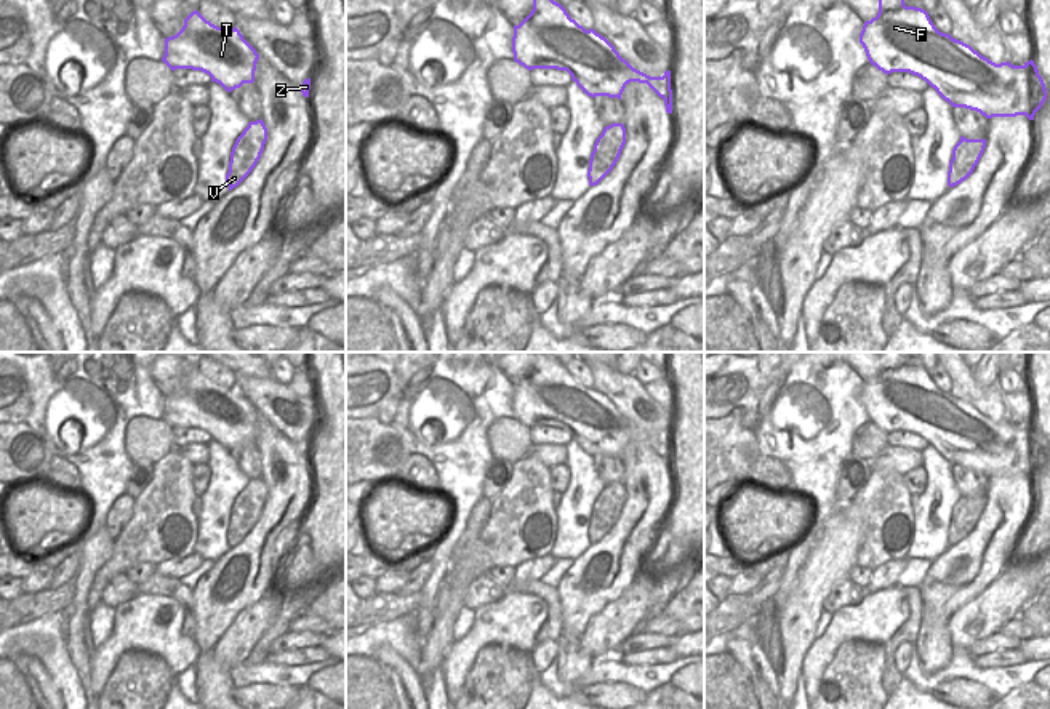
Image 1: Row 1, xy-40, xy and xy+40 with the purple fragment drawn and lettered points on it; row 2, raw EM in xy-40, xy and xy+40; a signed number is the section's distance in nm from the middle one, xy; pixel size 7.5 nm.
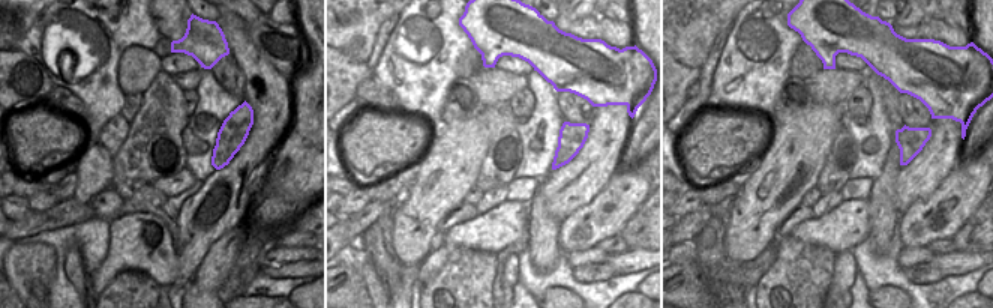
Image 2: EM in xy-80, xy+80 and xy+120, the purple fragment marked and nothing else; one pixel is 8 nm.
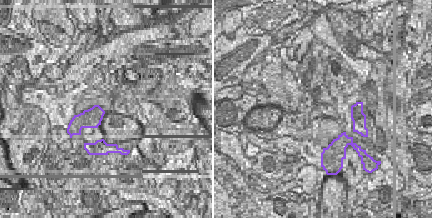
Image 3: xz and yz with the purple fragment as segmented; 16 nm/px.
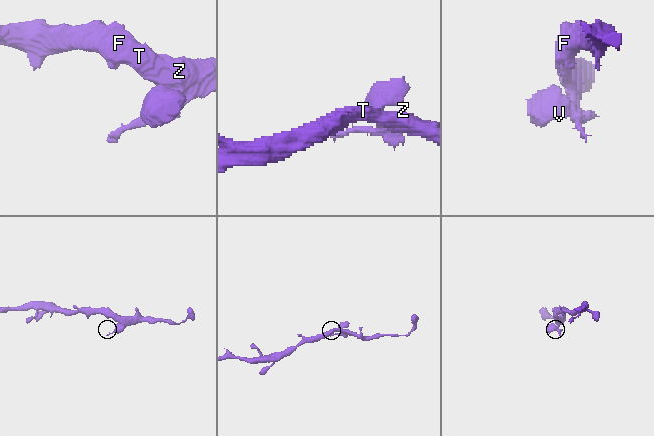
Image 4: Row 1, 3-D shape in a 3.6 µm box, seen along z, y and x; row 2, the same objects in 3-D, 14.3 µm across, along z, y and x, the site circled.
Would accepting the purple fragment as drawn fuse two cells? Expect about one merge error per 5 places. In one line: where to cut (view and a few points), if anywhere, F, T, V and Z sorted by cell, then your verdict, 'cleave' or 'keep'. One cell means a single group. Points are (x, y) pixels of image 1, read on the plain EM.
no cut | F T V Z | keep

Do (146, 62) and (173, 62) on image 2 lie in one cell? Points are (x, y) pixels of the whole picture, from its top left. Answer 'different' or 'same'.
different

